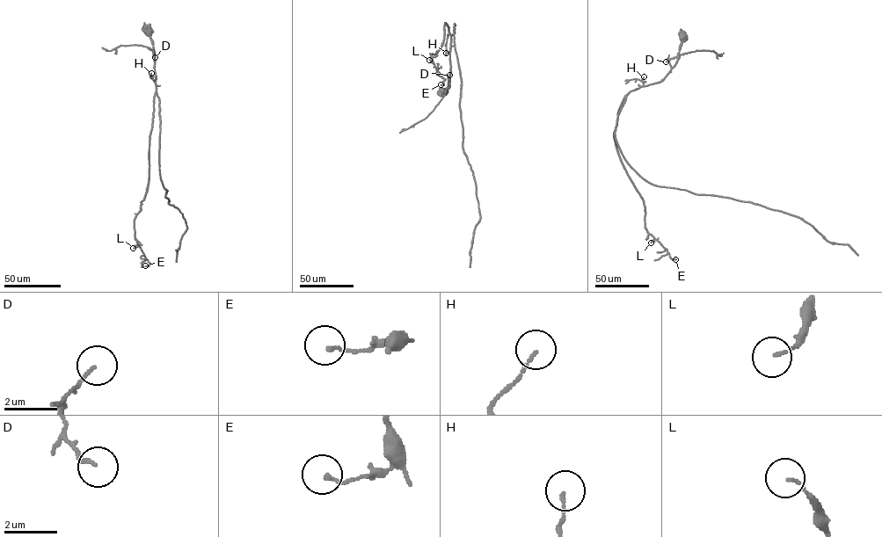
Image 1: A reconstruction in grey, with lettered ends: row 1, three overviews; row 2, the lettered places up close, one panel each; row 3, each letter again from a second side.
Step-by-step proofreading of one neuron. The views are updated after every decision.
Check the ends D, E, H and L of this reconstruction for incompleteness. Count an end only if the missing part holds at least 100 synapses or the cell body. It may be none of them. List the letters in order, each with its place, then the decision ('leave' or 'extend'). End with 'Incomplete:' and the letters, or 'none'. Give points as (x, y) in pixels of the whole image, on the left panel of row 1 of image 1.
D: place (155, 57); leave
E: place (145, 265); leave
H: place (151, 73); leave
L: place (133, 248); extend
Incomplete: L

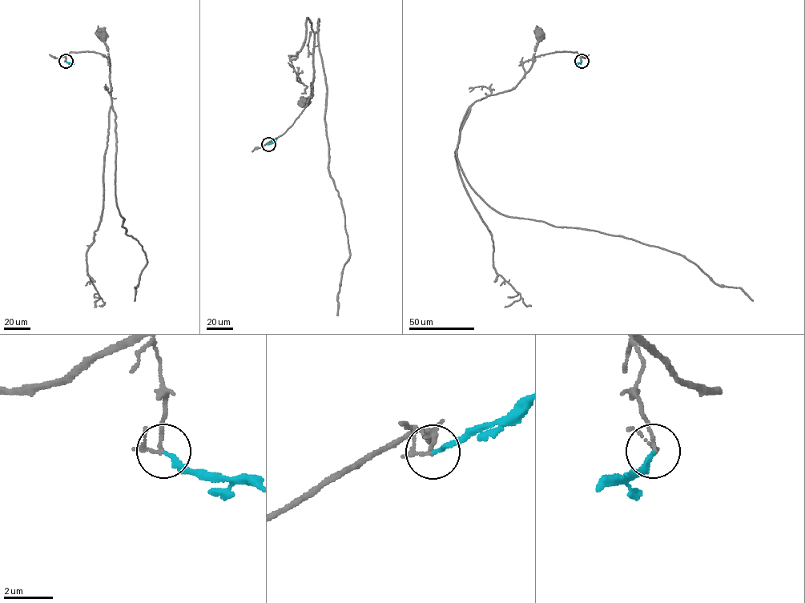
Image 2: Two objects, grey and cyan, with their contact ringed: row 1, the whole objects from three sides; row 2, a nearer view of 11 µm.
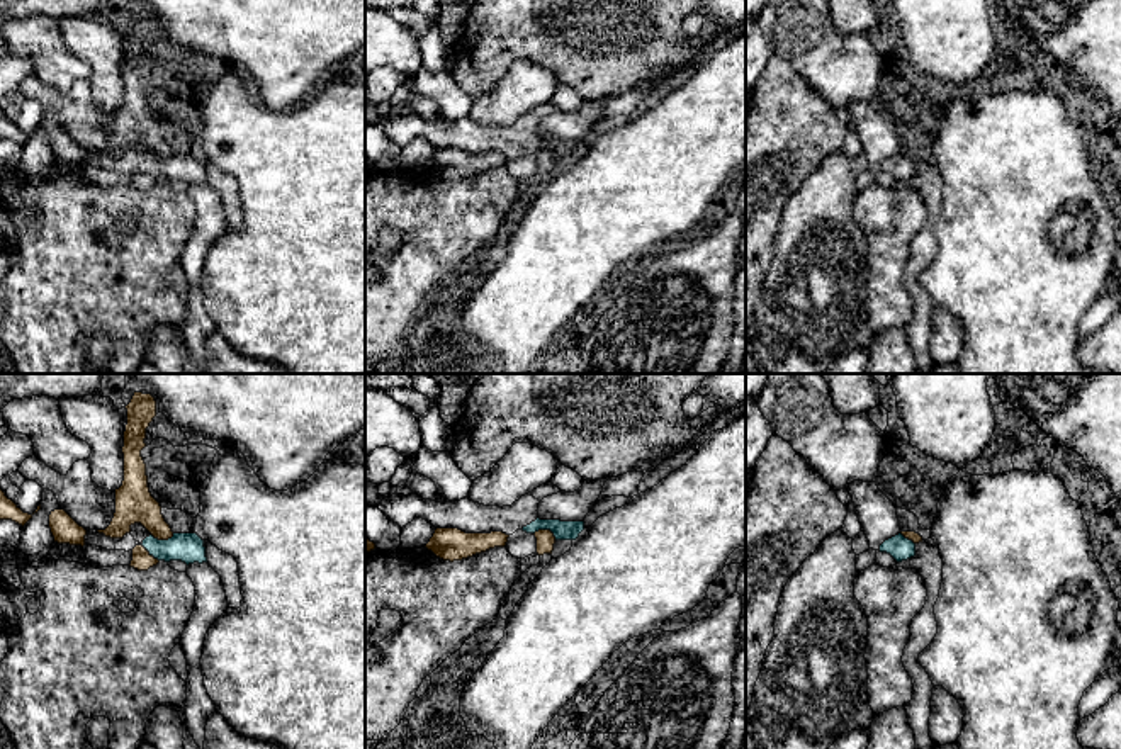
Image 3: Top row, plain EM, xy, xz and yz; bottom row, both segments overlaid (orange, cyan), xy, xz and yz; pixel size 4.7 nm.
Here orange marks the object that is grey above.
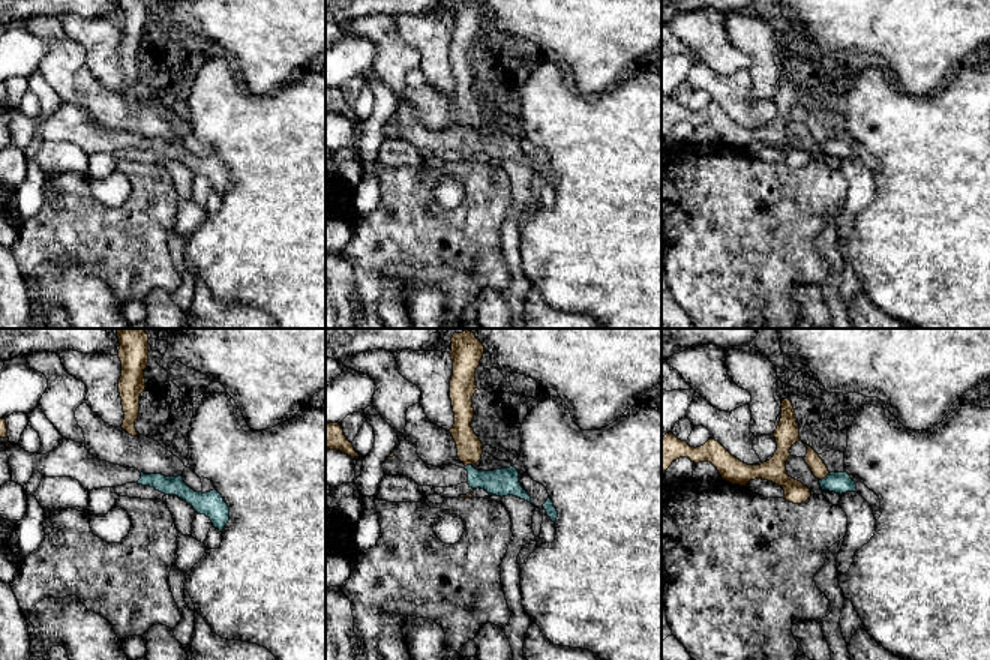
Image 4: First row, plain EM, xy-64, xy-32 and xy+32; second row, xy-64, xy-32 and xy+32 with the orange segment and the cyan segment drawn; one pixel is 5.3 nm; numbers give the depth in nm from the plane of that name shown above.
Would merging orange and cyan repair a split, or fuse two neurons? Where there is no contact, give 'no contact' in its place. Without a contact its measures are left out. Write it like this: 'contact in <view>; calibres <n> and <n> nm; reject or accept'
contact in xz; calibres 90 and 100 nm; reject

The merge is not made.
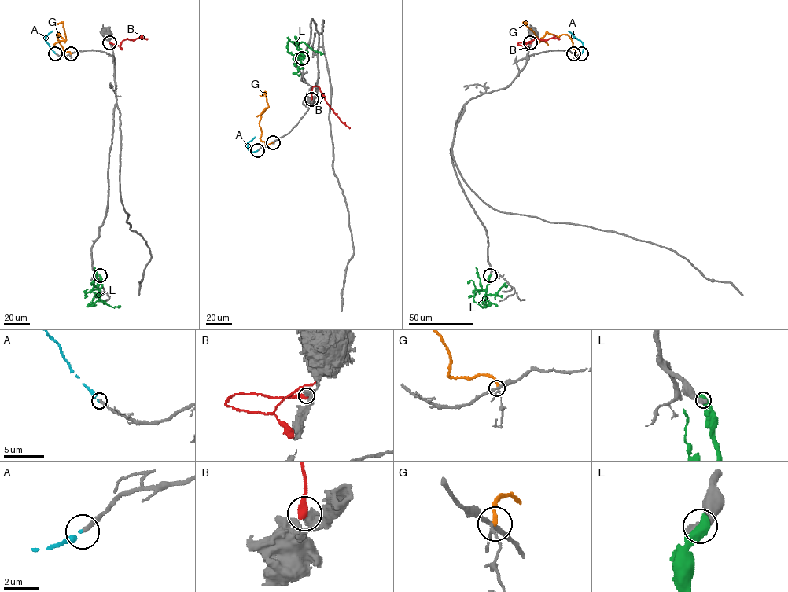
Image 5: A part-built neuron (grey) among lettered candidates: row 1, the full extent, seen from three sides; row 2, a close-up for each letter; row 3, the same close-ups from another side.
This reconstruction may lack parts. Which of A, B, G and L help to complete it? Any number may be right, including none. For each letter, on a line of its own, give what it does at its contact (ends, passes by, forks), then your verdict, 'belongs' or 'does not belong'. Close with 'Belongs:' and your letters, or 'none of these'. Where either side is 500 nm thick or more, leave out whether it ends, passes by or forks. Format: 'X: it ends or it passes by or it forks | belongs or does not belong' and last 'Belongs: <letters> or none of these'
A: it ends | belongs
B: does not belong
G: it ends | does not belong
L: does not belong
Belongs: A

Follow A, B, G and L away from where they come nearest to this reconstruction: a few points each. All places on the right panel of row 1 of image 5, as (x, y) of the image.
A: (581, 53), (583, 43), (568, 31)
B: (530, 42), (517, 43), (524, 45), (539, 38), (559, 38)
G: (573, 53), (576, 52), (567, 34), (557, 37), (546, 32), (539, 41), (523, 23), (526, 23)
L: (490, 276), (485, 289), (473, 292), (473, 301), (482, 307), (485, 306)

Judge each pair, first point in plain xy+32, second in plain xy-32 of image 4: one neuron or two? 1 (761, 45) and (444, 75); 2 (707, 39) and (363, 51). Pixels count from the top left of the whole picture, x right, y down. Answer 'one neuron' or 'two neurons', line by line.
1: one neuron
2: two neurons

